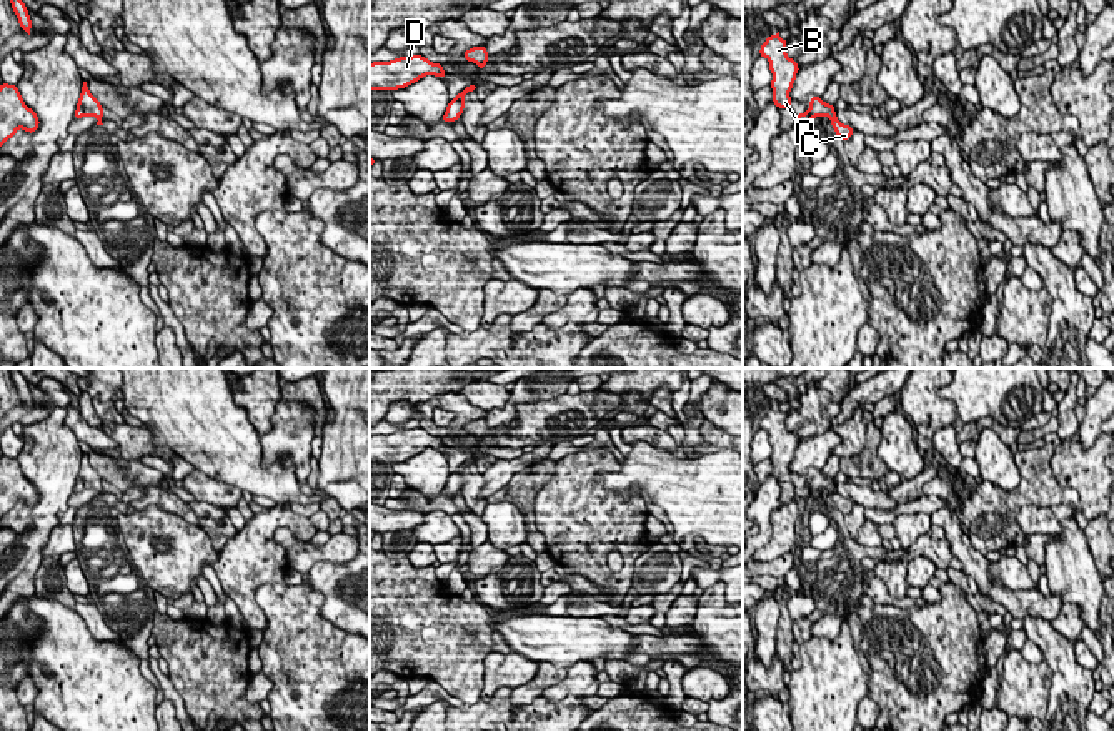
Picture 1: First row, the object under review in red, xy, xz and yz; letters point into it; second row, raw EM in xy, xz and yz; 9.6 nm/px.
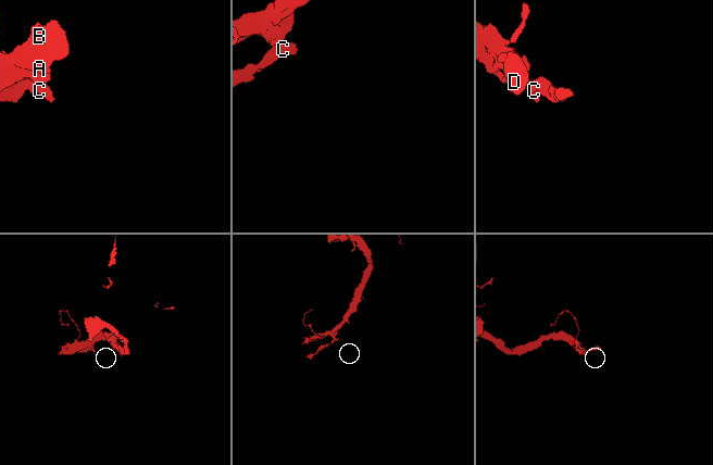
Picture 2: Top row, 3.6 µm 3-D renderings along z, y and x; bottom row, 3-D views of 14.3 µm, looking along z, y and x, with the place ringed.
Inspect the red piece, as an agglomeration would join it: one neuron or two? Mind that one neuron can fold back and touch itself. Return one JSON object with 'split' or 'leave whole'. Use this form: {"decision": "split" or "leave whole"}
{"decision": "split"}

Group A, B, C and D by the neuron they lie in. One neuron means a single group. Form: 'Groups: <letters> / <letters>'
Groups: A B D / C

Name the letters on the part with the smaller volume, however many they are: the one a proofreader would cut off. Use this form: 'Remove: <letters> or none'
Remove: C

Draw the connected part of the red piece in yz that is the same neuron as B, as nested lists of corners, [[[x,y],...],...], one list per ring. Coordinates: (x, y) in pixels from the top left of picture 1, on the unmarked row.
[[[779,405],[773,410],[768,408],[766,415],[759,421],[759,430],[769,433],[769,443],[773,446],[771,461],[773,461],[773,476],[778,481],[793,481],[789,465],[796,453],[799,440],[794,431],[786,428],[788,413],[779,410]]]

